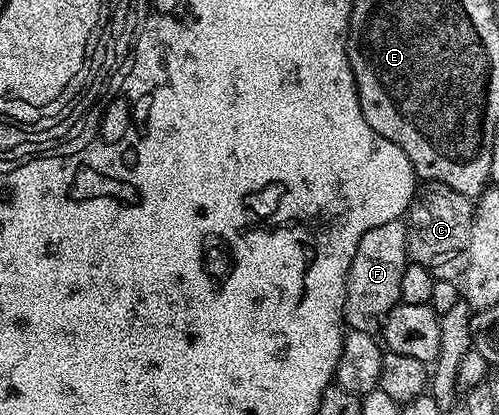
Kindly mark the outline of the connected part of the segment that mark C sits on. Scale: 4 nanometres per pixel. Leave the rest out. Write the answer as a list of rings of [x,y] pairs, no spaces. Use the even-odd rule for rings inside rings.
[[[431,183],[427,188],[430,188],[427,192],[419,191],[415,195],[404,220],[406,254],[413,263],[430,269],[435,280],[457,281],[466,271],[474,204],[471,197],[452,190],[452,186]]]

